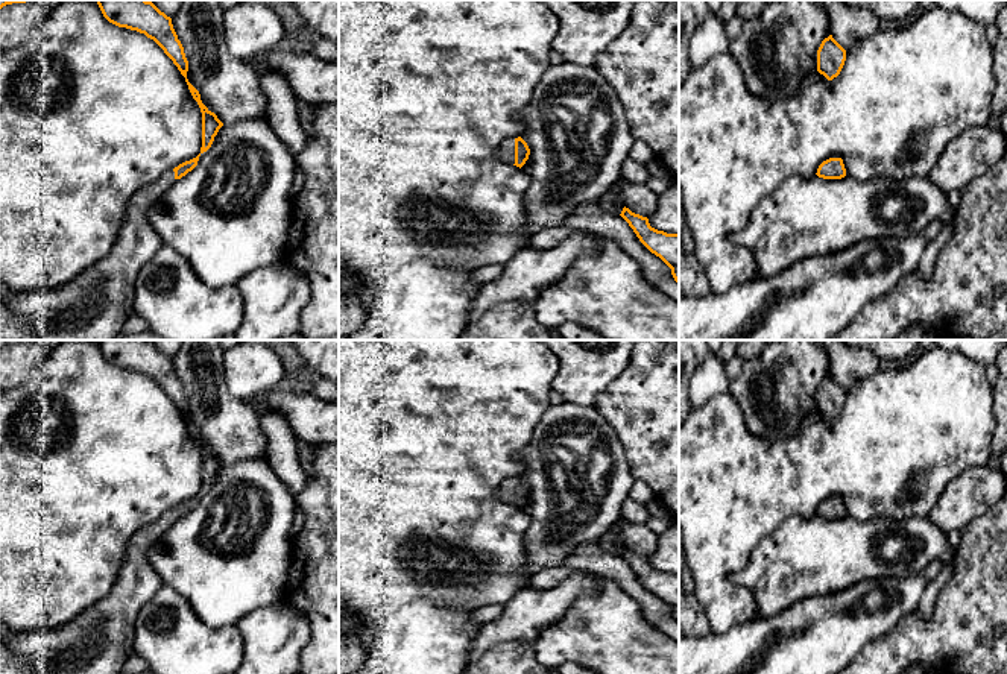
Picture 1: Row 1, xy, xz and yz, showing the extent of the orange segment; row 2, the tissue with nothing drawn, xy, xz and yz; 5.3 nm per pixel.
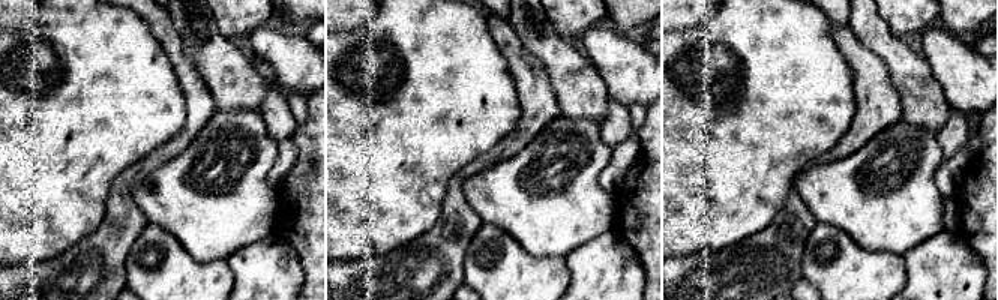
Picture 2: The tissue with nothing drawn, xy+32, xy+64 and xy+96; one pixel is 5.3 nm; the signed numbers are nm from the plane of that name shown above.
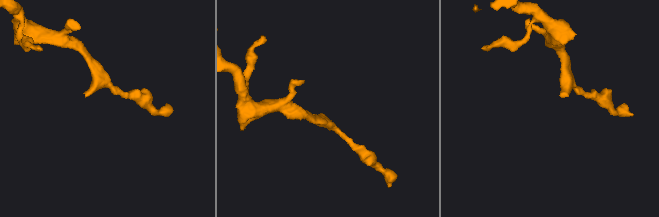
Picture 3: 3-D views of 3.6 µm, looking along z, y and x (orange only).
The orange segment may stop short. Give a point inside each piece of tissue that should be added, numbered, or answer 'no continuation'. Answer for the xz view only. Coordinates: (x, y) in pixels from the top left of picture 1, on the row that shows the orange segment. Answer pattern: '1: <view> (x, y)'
1: xz (506, 152)

